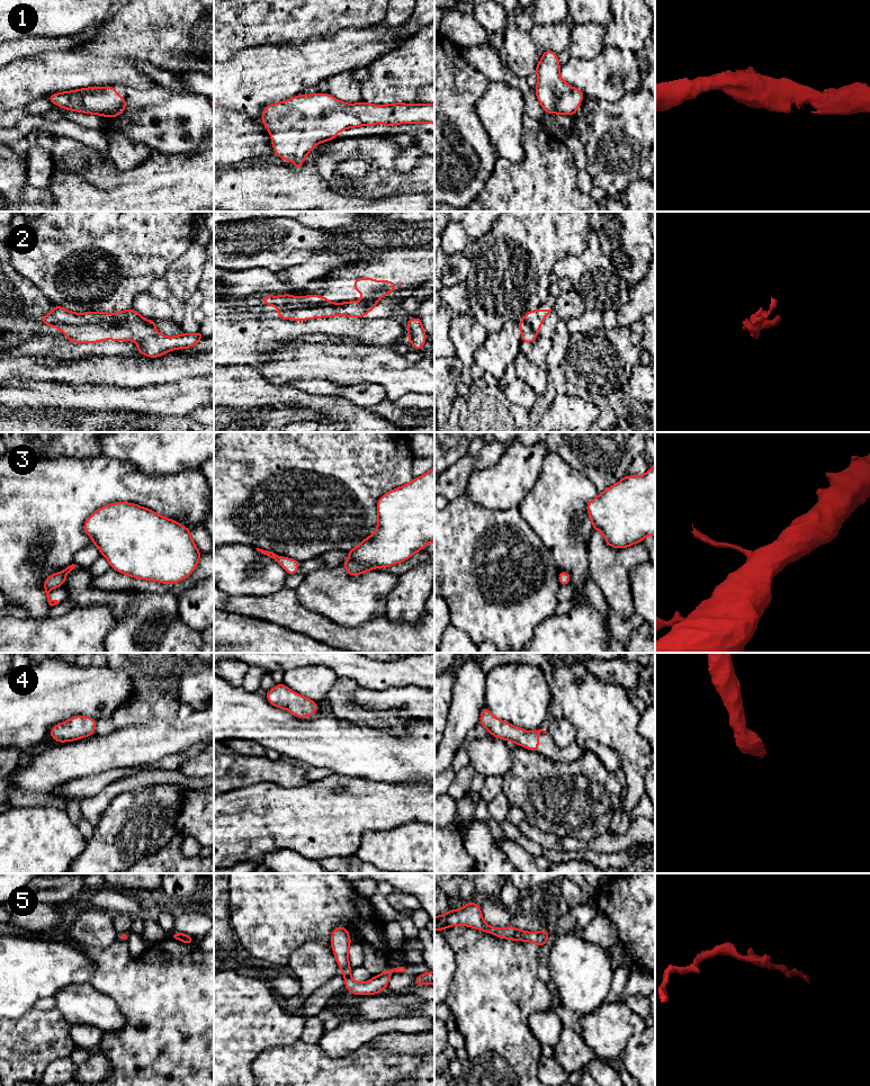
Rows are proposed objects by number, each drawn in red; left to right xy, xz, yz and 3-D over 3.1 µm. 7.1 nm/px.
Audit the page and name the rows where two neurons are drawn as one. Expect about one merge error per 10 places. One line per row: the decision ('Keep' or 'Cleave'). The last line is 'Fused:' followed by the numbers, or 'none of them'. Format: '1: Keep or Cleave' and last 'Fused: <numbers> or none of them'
1: Keep
2: Keep
3: Keep
4: Keep
5: Keep
Fused: none of them

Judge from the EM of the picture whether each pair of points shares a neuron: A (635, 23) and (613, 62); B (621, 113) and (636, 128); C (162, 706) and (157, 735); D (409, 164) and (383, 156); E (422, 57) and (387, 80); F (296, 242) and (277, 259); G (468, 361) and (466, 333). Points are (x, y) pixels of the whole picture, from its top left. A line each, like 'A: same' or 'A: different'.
A: different
B: same
C: different
D: different
E: same
F: same
G: same

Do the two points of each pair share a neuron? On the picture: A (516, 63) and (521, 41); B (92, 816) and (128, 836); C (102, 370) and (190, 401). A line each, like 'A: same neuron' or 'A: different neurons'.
A: same neuron
B: different neurons
C: different neurons

